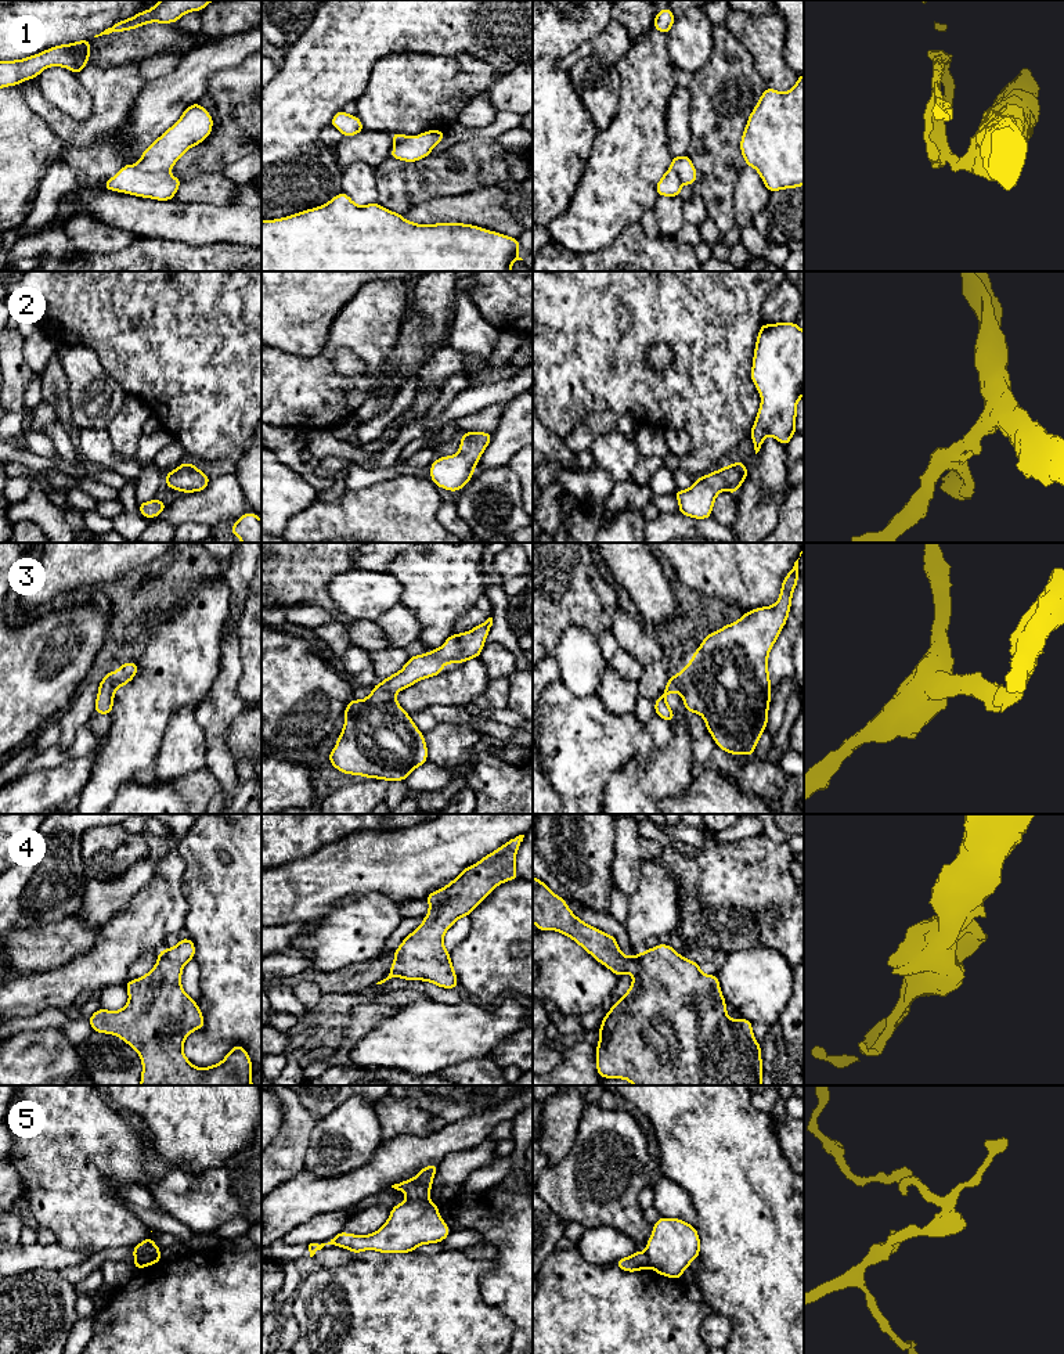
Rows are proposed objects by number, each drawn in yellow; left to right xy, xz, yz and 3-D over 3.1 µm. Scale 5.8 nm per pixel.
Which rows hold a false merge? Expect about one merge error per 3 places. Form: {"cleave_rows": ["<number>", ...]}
{"cleave_rows": ["1", "5"]}

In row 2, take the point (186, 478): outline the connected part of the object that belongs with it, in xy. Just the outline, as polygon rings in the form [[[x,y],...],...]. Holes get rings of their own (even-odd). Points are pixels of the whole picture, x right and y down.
[[[183,462],[165,476],[165,485],[167,485],[169,489],[183,493],[203,491],[209,480],[210,478],[191,462]]]

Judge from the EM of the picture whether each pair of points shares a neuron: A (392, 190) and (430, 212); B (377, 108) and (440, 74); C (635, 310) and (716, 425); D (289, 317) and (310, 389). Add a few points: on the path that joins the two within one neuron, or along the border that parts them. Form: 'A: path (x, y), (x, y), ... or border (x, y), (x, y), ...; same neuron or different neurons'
A: border (450, 195), (425, 200), (413, 205), (401, 215); different neurons
B: path (392, 100), (397, 94), (422, 92), (425, 89); same neuron
C: path (667, 330), (709, 371), (709, 393); same neuron
D: border (328, 338), (313, 356), (294, 356), (276, 348); different neurons

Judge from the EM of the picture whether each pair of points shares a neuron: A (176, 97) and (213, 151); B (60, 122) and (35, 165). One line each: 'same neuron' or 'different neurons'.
A: different neurons
B: different neurons

